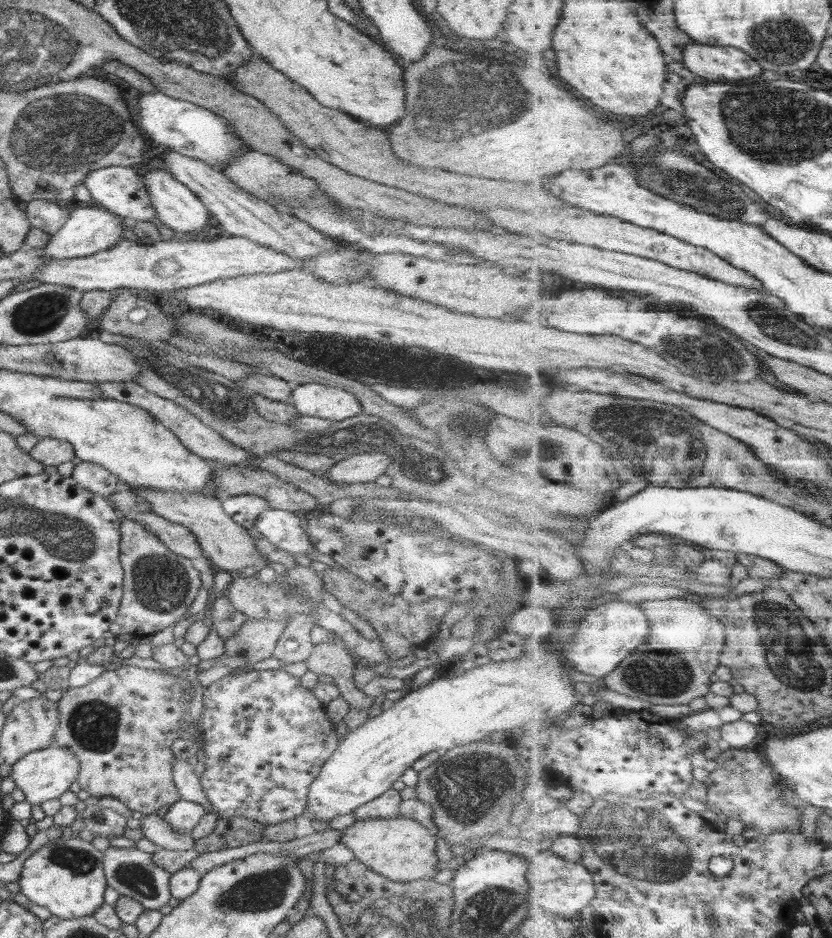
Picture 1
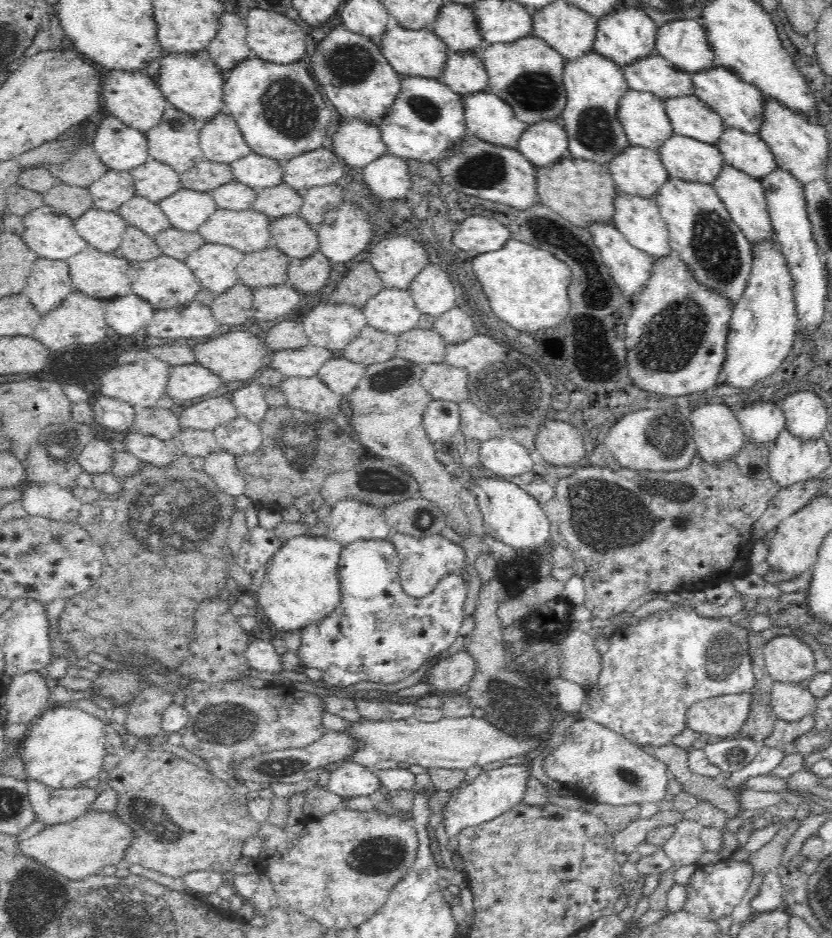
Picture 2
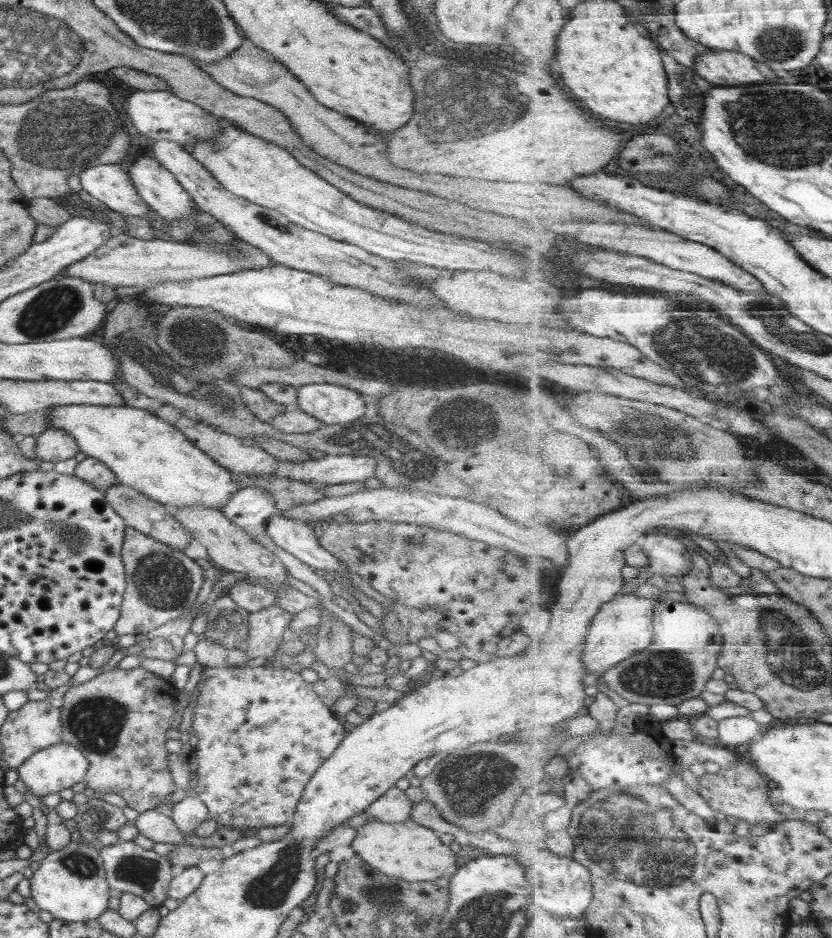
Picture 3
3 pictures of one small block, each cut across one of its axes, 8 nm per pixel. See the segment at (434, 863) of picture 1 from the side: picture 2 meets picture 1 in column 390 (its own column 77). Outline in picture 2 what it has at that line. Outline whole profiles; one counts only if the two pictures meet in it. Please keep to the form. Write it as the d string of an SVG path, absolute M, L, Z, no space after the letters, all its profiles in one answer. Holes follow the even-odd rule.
M89 810L86 815L71 822L46 825L36 836L18 841L17 848L22 854L70 880L82 880L89 875L101 874L104 866L120 862L133 840L134 831L116 814Z

